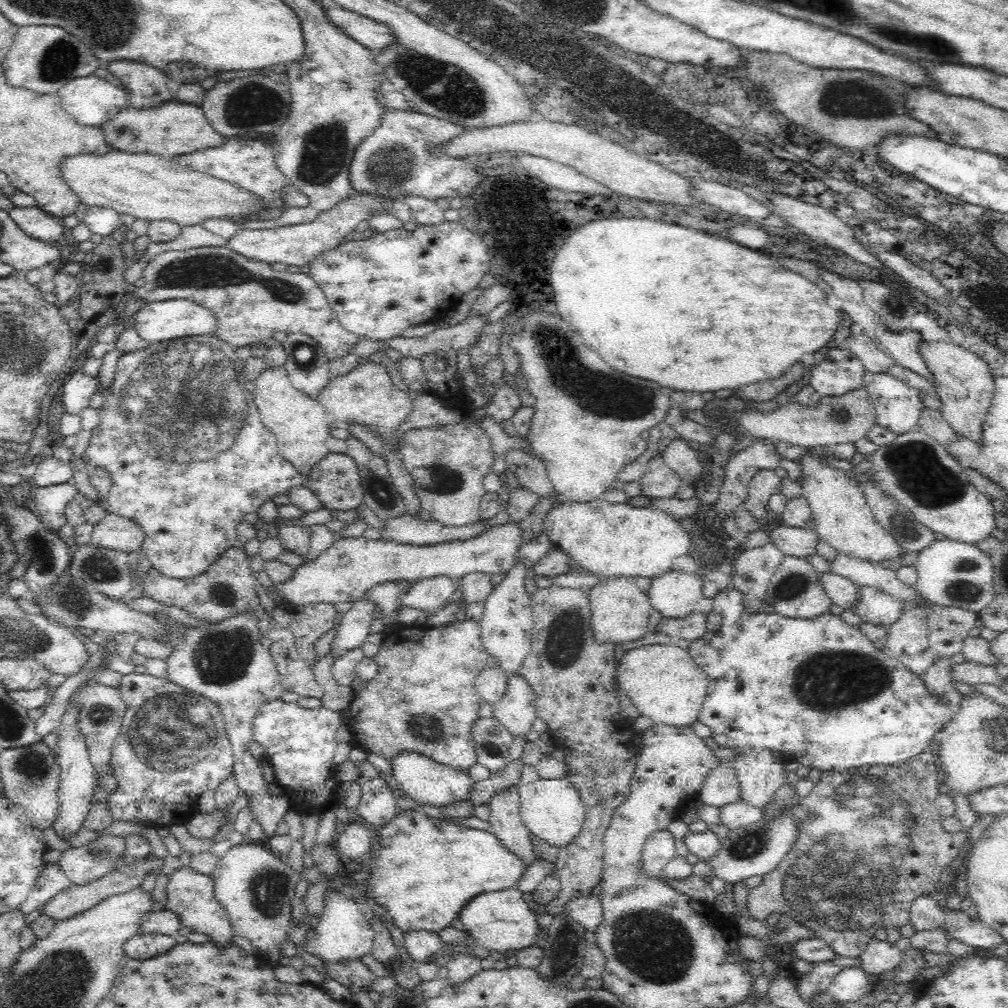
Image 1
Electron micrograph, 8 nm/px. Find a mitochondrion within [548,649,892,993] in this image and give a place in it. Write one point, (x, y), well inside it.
(659, 948)

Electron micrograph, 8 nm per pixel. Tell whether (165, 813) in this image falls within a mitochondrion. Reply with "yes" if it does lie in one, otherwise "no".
no

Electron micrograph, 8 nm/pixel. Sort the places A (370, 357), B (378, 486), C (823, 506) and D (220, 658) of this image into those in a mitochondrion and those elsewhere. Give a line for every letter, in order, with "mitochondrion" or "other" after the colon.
A: other
B: mitochondrion
C: other
D: mitochondrion

